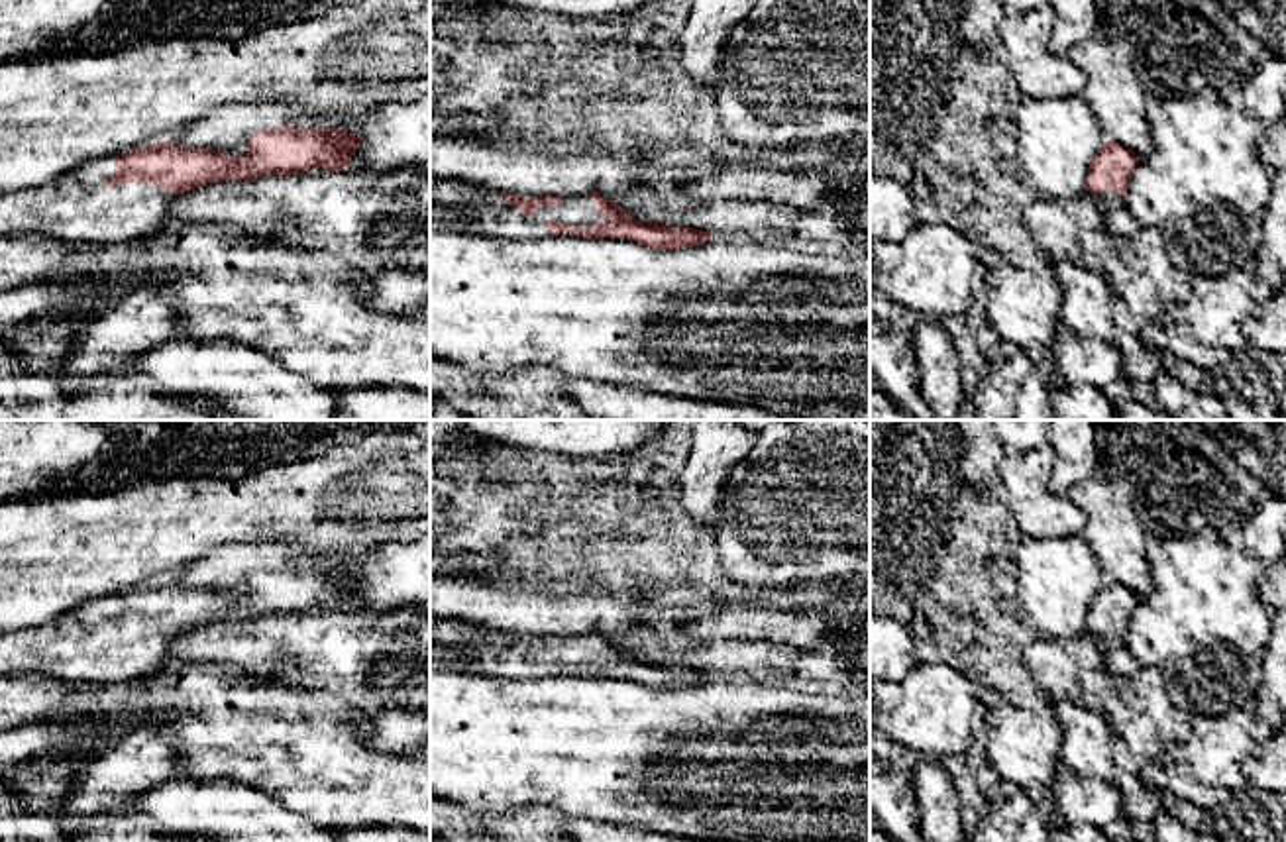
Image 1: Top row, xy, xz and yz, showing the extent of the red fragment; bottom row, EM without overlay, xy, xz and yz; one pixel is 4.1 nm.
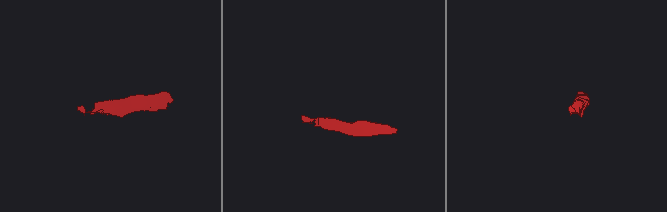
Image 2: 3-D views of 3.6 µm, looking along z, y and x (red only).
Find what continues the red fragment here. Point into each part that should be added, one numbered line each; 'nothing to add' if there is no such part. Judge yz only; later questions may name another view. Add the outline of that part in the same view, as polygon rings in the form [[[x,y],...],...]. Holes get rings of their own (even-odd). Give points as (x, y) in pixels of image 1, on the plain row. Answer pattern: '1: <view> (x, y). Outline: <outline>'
1: yz (1116, 654). Outline: [[[1107,628],[1094,636],[1103,658],[1103,667],[1121,677],[1133,677],[1141,671],[1141,663],[1127,648],[1127,640]]]

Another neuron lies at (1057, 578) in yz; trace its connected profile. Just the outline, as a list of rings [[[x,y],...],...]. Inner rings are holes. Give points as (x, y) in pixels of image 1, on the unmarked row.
[[[1023,536],[1015,563],[1015,599],[1041,636],[1084,634],[1090,601],[1107,581],[1088,542],[1082,536]]]

